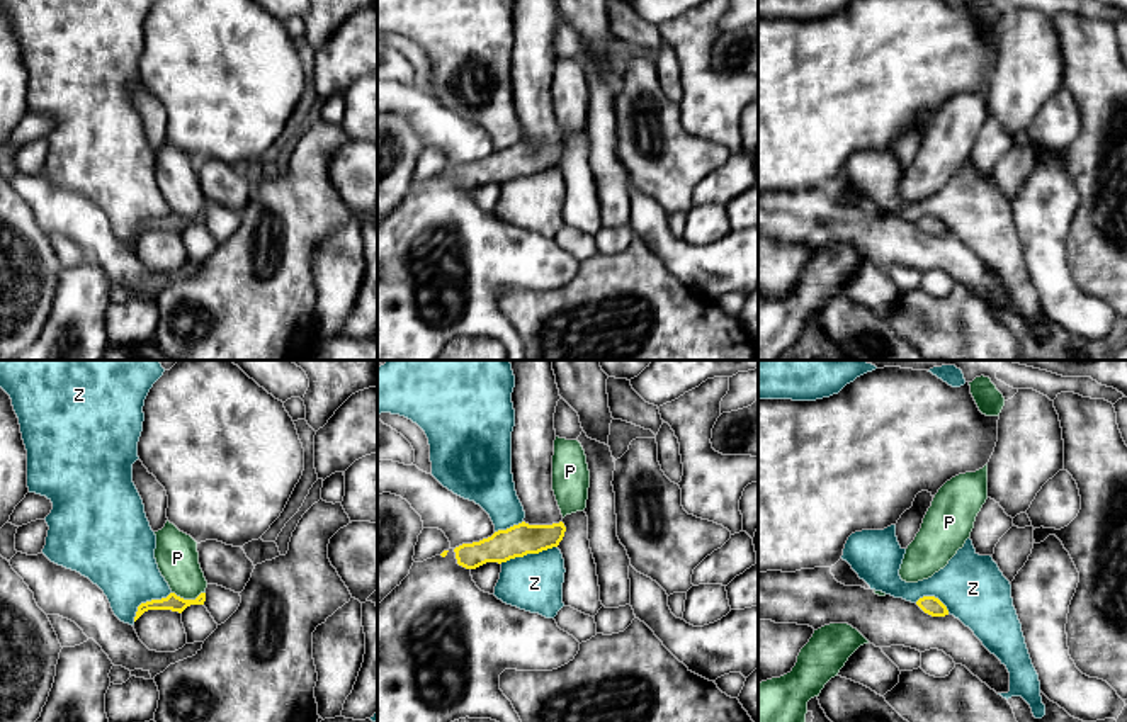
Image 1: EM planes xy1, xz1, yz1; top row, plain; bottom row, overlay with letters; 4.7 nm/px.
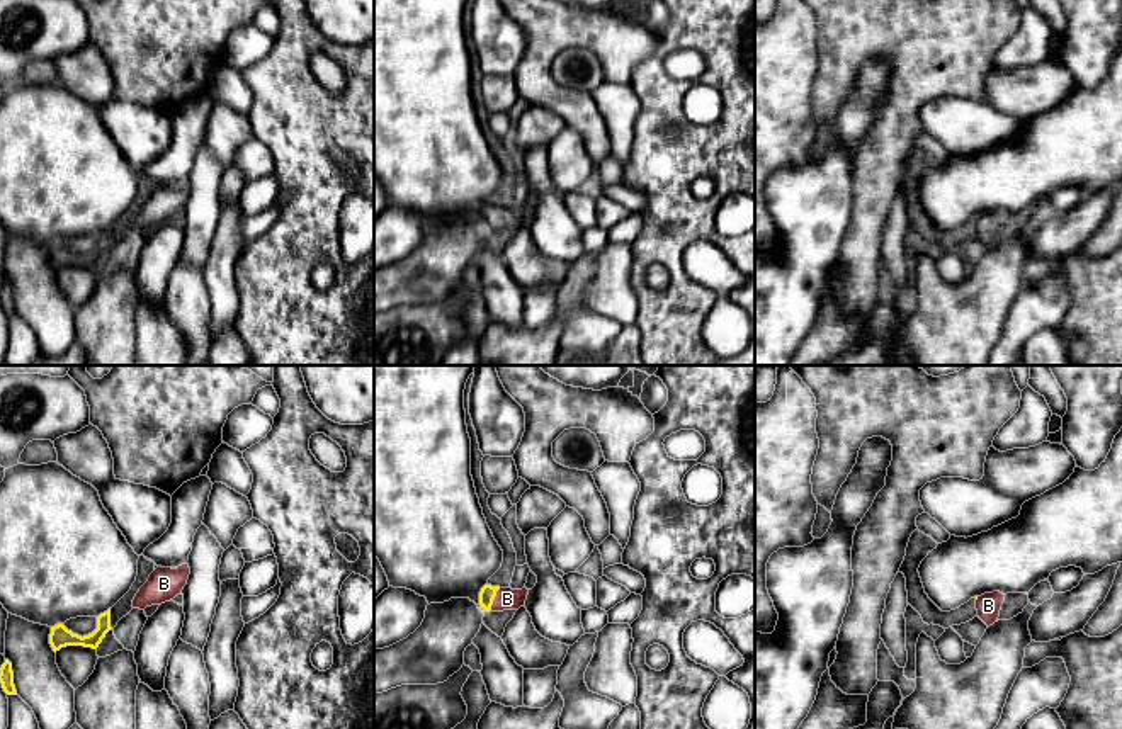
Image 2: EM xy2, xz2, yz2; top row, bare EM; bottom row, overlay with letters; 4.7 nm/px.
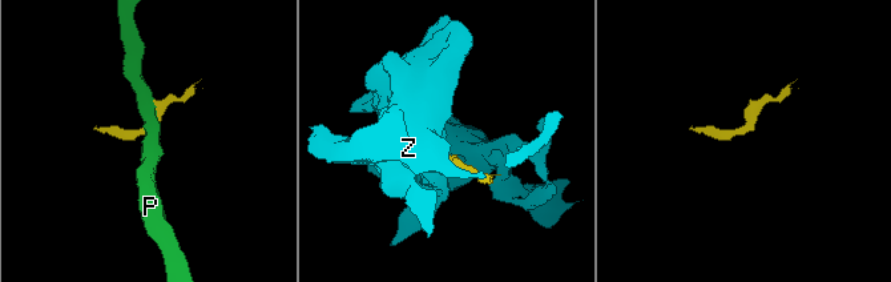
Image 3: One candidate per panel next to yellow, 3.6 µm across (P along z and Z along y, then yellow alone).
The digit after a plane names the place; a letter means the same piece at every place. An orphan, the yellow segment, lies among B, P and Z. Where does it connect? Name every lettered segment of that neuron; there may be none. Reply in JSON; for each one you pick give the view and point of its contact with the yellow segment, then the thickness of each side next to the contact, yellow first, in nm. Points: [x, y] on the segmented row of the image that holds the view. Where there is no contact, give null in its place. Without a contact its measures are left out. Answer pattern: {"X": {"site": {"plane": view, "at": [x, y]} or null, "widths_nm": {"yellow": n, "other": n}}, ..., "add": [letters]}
{"B": {"site": {"plane": "xz2", "at": [493, 599]}, "widths_nm": {"yellow": 80, "other": 110}}, "add": ["B"]}

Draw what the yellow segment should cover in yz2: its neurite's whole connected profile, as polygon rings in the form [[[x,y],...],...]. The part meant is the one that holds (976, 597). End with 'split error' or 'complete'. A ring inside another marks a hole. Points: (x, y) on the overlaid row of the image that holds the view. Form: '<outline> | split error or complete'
[[[1000,591],[984,593],[976,596],[976,610],[978,617],[989,627],[998,622],[1001,605],[1005,602],[1005,595]]] | split error

